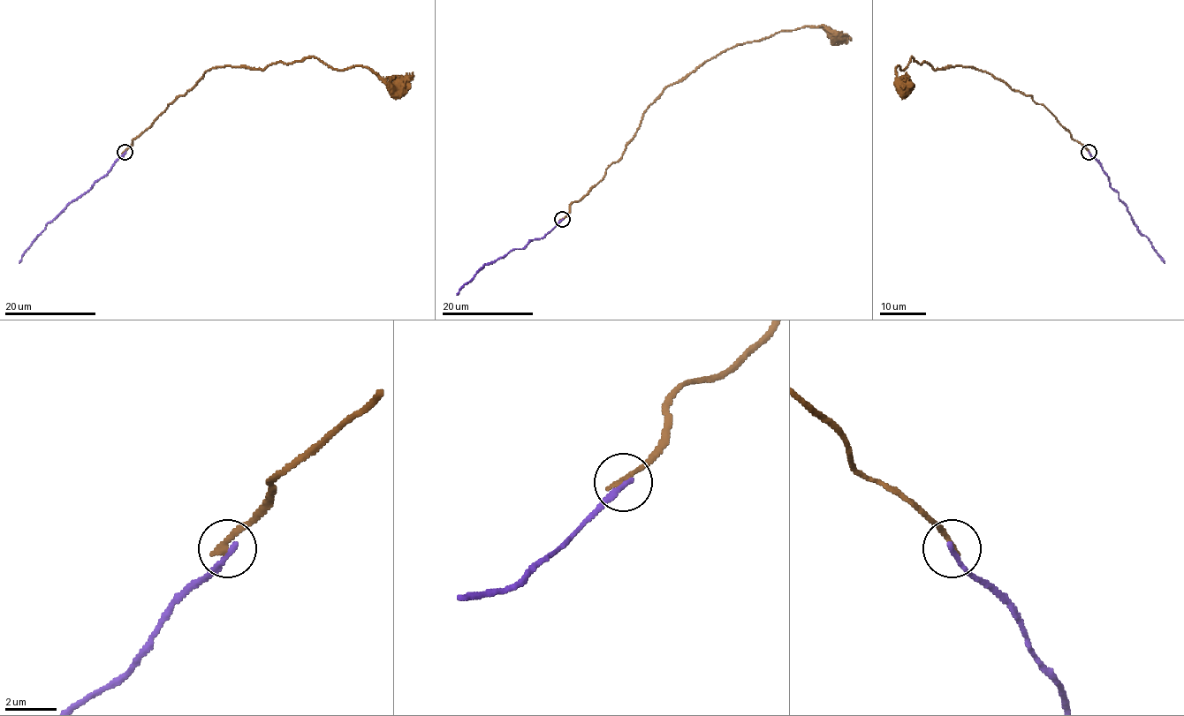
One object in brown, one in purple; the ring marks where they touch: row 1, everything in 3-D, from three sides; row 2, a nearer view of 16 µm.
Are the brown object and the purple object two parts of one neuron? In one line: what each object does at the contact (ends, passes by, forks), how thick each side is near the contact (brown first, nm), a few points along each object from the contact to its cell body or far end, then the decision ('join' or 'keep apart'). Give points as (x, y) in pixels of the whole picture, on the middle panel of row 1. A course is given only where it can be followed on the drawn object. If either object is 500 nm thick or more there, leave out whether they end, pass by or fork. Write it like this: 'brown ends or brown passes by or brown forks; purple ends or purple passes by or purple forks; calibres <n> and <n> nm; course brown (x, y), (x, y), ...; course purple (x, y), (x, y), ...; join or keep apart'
brown ends; purple ends; calibres 200 and 190 nm; course brown (562, 219), (622, 156), (645, 110), (668, 86), (728, 49), (776, 33), (820, 26), (835, 38); course purple (562, 219), (542, 237), (531, 239), (522, 249), (509, 251), (486, 264), (457, 295); keep apart

